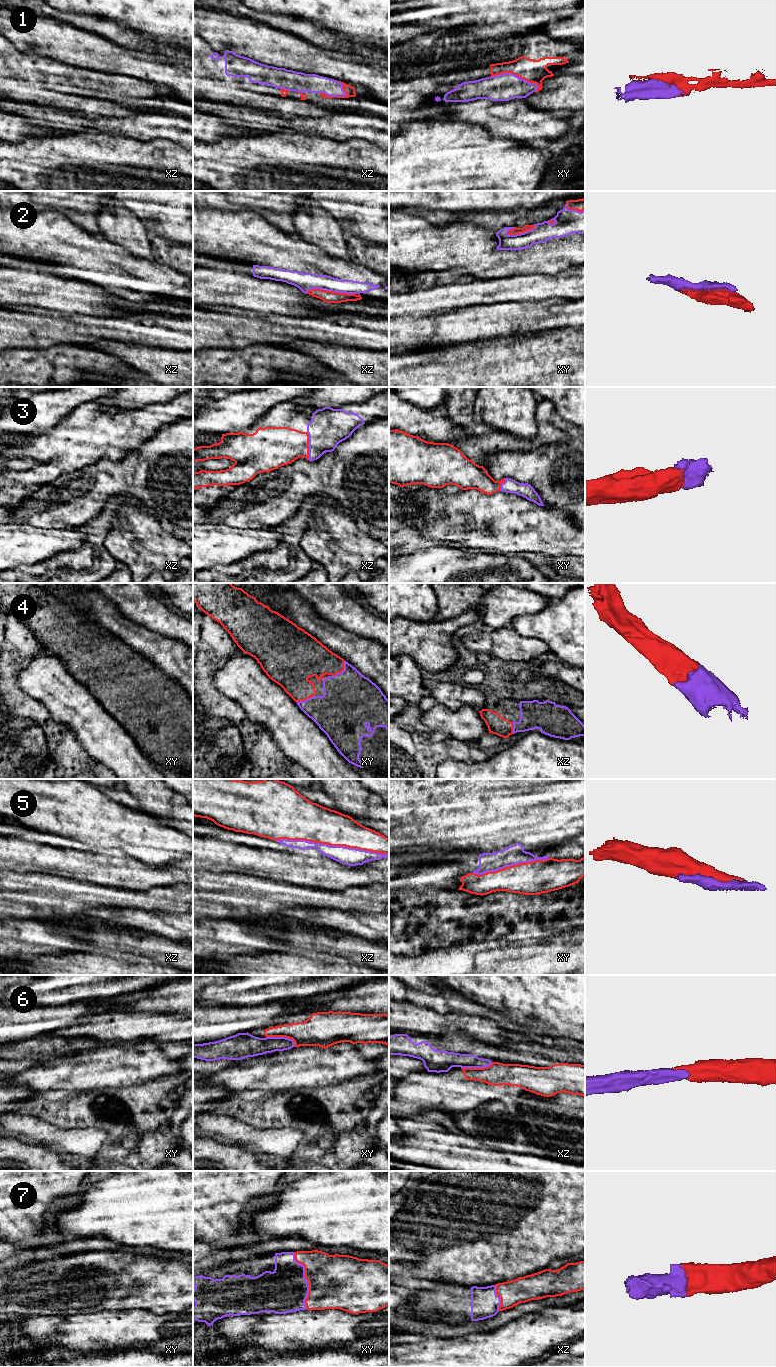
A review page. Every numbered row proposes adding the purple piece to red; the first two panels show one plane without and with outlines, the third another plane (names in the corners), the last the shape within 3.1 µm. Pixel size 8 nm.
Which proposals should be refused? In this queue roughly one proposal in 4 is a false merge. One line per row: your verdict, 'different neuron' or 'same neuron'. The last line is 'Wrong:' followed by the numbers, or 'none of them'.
1: same neuron
2: same neuron
3: same neuron
4: same neuron
5: same neuron
6: different neuron
7: same neuron
Wrong: 6

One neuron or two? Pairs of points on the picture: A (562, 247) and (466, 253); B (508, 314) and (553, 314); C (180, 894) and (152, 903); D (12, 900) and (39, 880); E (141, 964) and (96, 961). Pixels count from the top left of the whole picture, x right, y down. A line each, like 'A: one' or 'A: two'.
A: one
B: one
C: one
D: one
E: one

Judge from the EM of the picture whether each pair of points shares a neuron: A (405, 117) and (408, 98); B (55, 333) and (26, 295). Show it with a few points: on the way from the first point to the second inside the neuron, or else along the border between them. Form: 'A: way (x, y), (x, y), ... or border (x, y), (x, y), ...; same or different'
A: way (405, 112), (408, 108), (408, 103); same
B: border (11, 303), (40, 306), (57, 311); different

